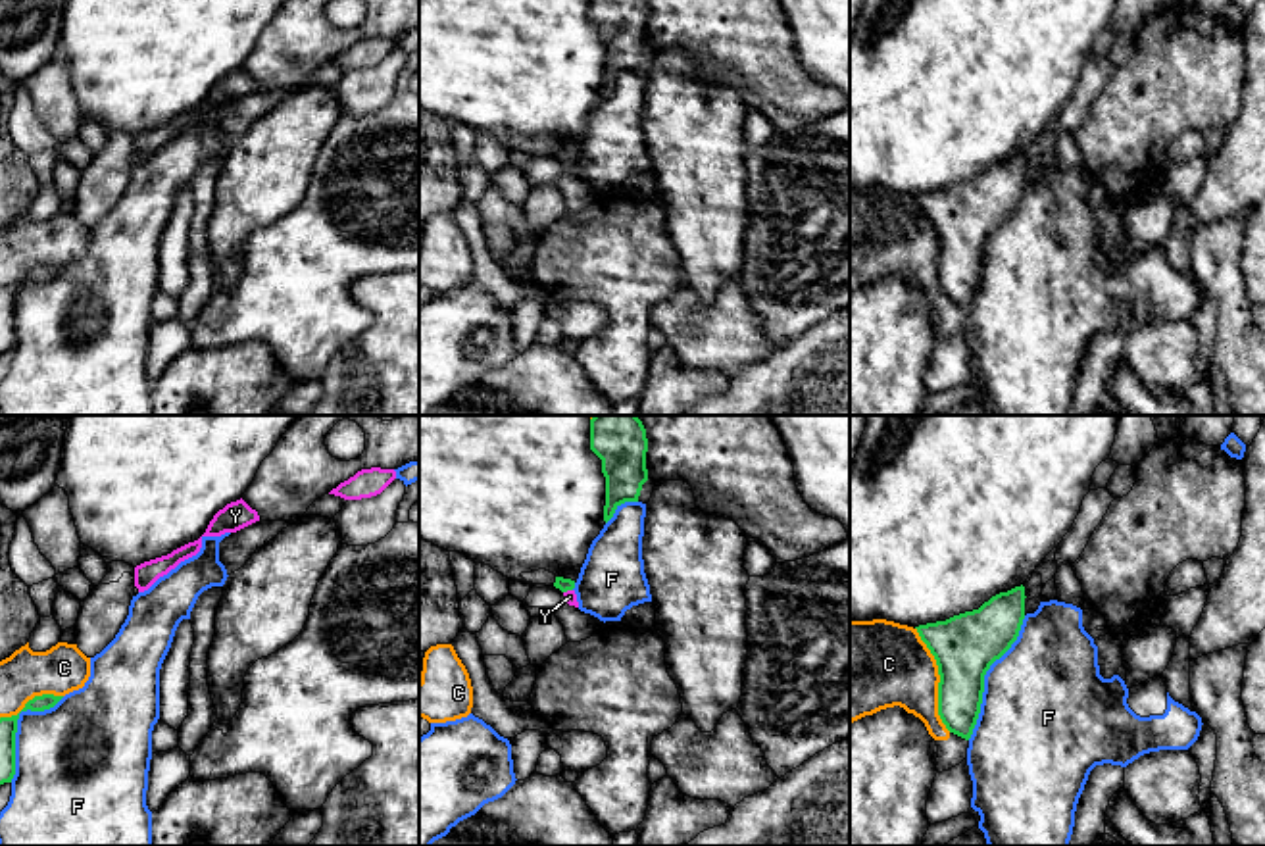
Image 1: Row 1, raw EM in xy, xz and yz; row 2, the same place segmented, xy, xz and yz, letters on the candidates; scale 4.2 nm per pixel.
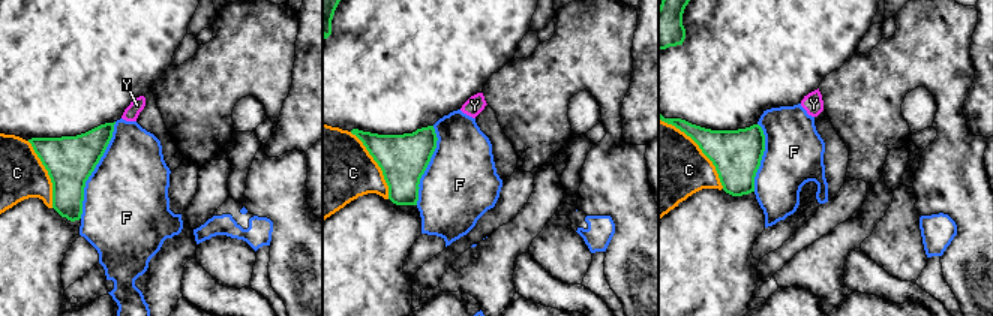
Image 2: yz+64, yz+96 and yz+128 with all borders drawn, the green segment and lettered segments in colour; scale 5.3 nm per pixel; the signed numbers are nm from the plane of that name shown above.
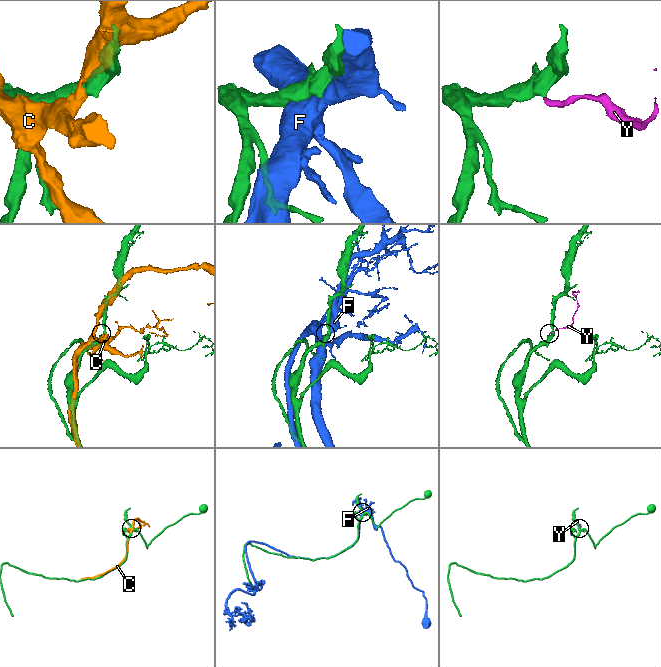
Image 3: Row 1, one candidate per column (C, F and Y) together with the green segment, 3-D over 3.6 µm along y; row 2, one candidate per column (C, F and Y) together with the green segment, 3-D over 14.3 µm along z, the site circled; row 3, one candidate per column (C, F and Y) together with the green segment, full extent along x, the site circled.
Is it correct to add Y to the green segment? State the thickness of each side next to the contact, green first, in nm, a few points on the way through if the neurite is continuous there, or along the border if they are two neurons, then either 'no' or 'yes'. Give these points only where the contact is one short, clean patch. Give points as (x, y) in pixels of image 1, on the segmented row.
calibres 60 and 50 nm; way xz (564, 585), (568, 589), (570, 597); yes

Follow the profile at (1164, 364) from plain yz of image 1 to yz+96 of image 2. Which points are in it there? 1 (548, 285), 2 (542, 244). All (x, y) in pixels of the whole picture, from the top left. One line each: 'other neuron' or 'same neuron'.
1: other neuron
2: same neuron

